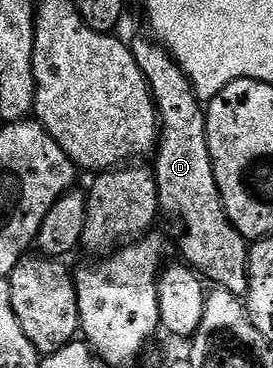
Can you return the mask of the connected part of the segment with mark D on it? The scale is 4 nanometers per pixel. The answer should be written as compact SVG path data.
M154 38L139 39L130 44L133 57L141 69L151 90L151 100L155 103L155 111L159 115L159 145L154 152L153 170L157 189L159 190L159 210L164 216L175 218L175 231L179 234L179 251L182 262L199 272L208 284L220 290L233 293L244 298L248 291L247 270L249 269L248 240L229 221L225 213L225 205L221 201L221 193L217 189L217 177L213 173L213 161L209 153L207 140L207 113L199 95L193 89L189 77L181 69L181 65L168 52L162 43Z

